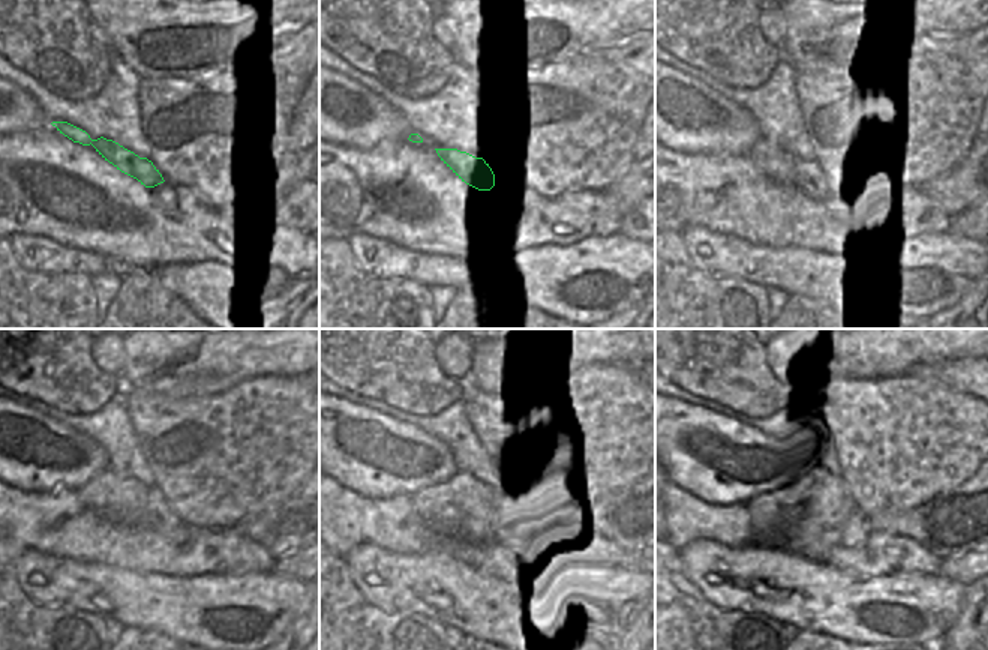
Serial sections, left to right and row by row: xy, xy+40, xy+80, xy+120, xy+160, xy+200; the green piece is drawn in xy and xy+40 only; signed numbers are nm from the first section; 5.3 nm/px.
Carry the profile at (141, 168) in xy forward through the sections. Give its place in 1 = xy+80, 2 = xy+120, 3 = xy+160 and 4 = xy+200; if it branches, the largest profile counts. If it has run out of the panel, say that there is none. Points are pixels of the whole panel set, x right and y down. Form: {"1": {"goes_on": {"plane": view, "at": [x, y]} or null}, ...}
{"1": {"goes_on": {"plane": "xy+80", "at": [810, 176]}}, "2": {"goes_on": {"plane": "xy+120", "at": [159, 518]}}, "3": {"goes_on": {"plane": "xy+160", "at": [516, 530]}}, "4": {"goes_on": {"plane": "xy+200", "at": [858, 529]}}}

